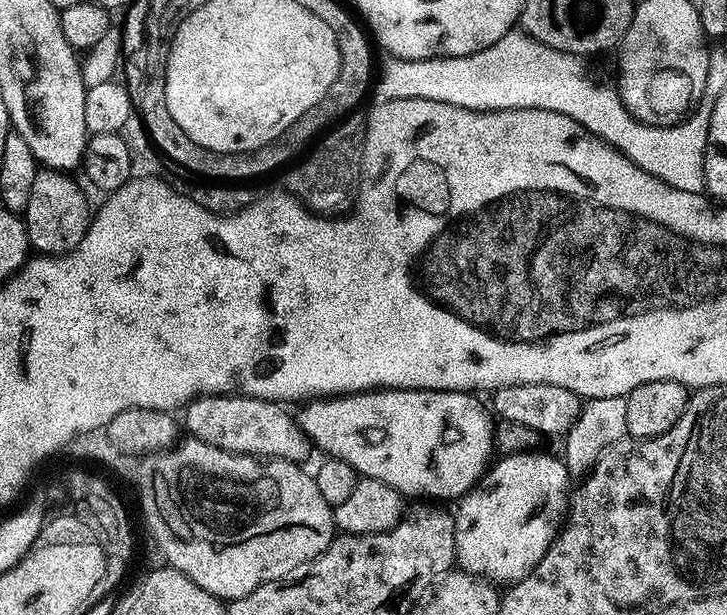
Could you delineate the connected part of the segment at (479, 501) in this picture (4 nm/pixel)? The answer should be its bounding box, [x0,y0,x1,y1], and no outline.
[455,450,570,582]

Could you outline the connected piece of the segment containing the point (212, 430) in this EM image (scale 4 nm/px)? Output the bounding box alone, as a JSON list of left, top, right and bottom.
[182,394,314,462]

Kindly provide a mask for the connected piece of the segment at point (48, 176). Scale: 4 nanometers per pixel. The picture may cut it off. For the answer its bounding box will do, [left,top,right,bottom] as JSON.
[22,168,90,256]

